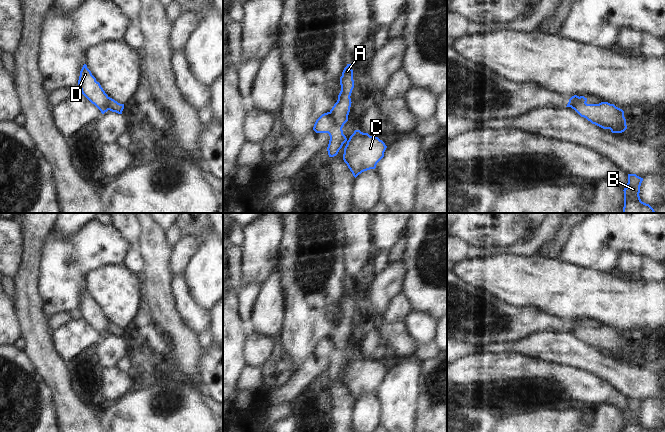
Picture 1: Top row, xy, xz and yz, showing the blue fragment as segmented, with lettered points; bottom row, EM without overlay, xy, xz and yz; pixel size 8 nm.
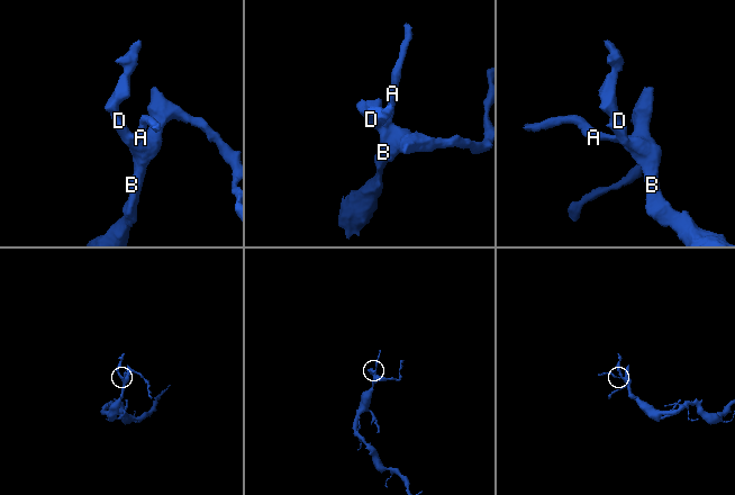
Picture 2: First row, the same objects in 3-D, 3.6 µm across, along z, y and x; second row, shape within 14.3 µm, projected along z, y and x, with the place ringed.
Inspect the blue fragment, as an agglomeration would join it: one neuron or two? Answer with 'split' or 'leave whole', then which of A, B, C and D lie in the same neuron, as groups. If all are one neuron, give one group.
split; A / B C D

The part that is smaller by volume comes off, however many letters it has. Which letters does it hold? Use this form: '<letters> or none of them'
A

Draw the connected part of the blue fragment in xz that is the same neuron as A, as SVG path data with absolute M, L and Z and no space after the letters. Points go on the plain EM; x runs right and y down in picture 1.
M347 288L340 301L341 315L338 324L330 334L335 352L341 354L348 345L348 339L351 331L351 317L354 312L352 289Z

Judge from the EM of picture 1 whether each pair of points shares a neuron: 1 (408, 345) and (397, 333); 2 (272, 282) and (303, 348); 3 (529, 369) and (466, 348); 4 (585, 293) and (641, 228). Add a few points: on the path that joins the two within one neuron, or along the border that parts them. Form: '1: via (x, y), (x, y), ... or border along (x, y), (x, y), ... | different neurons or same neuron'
1: via (405, 342), (399, 336) | same neuron
2: border along (279, 283), (283, 298), (283, 322), (281, 329) | different neurons
3: border along (474, 352), (457, 360) | different neurons
4: border along (581, 266), (611, 273) | different neurons

